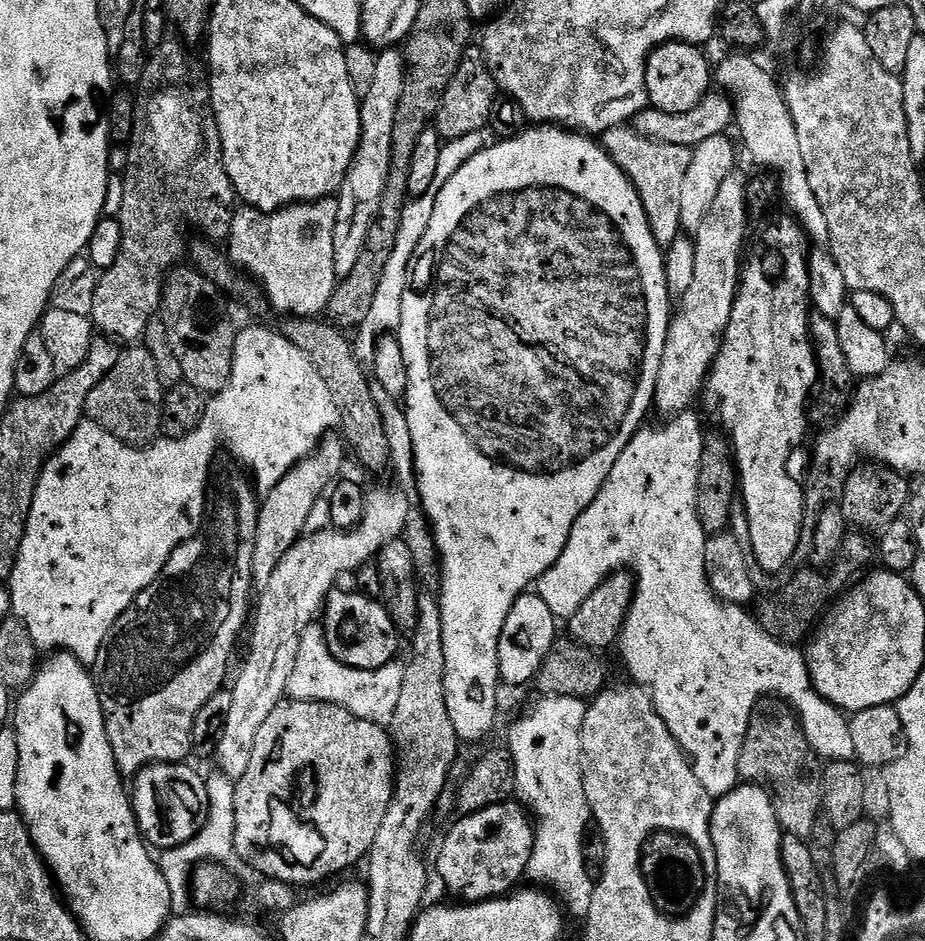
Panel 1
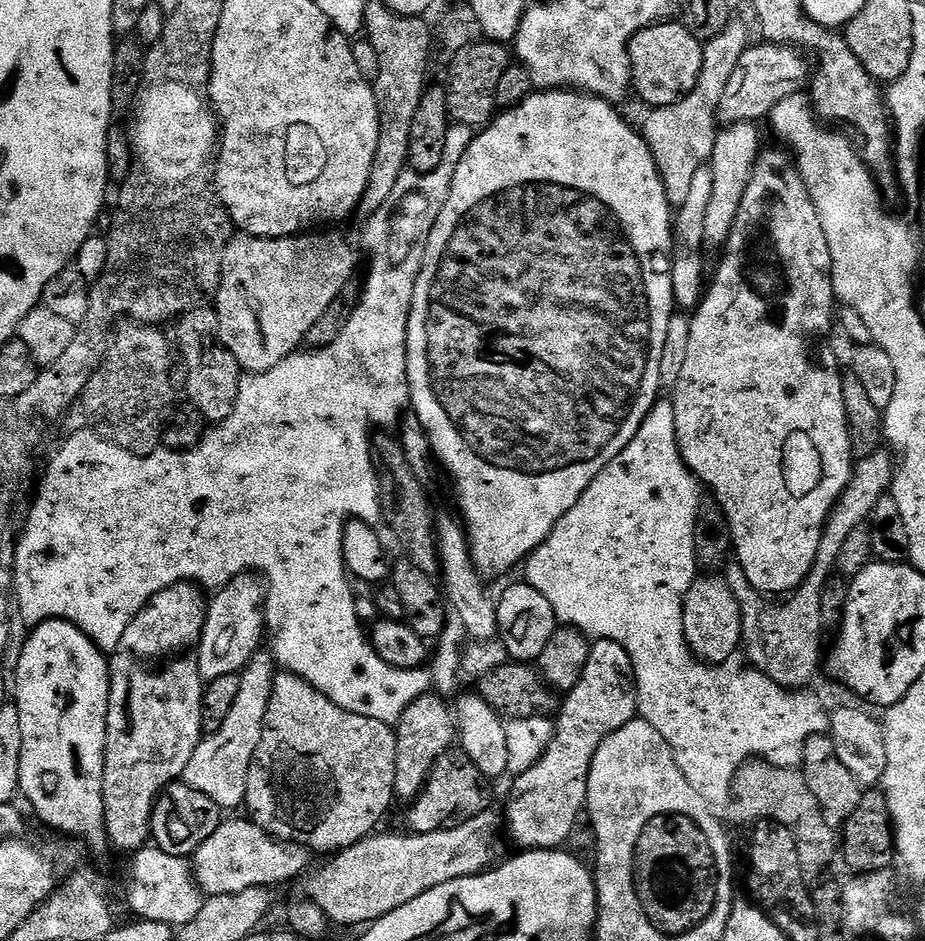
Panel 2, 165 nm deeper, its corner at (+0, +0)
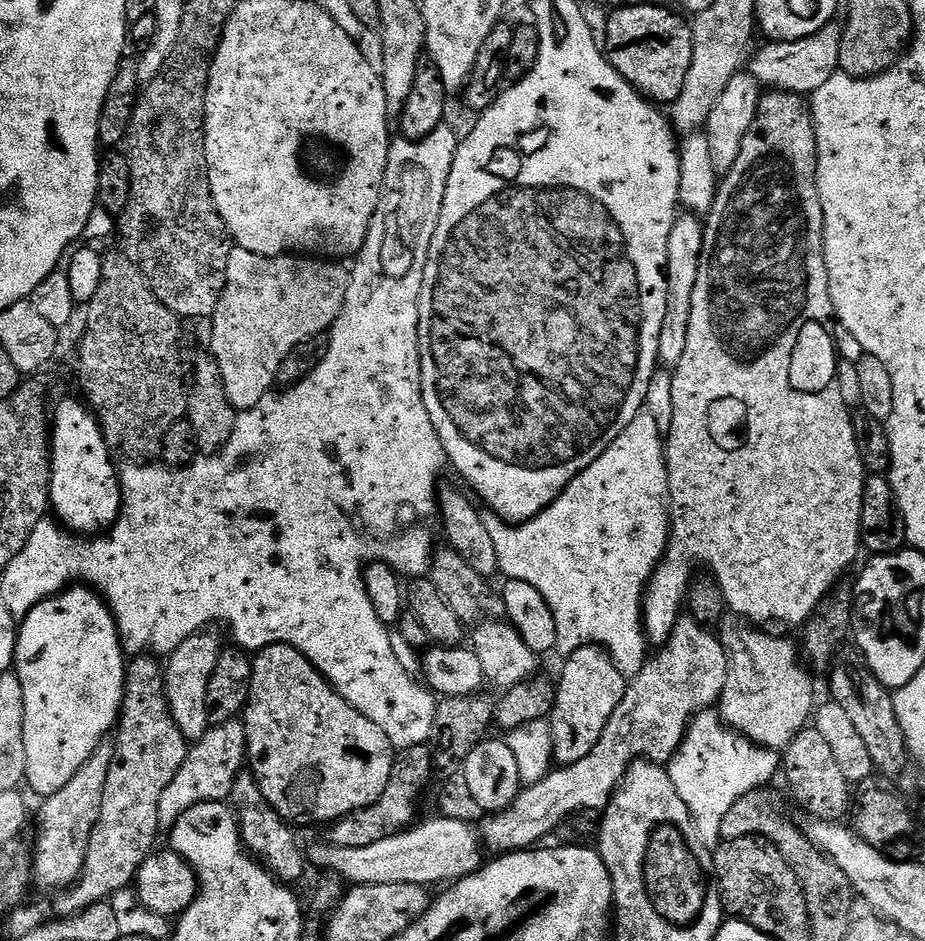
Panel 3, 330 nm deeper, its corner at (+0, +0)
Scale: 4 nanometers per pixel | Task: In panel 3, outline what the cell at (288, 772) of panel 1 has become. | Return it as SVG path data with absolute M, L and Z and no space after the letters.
M285 644L259 649L252 663L248 703L242 723L248 743L247 767L255 776L266 802L285 822L331 825L351 812L376 803L390 779L394 749L374 722L359 713L329 684L328 679L298 650Z

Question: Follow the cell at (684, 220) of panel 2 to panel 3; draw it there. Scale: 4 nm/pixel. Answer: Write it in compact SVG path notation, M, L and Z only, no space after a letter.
M689 212L679 215L671 228L670 238L667 239L667 308L658 344L659 363L668 368L674 368L685 354L694 285L698 280L703 245L704 229L701 219Z

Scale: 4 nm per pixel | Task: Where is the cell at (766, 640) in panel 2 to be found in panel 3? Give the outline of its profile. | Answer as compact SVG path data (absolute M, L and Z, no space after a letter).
M735 614L725 615L718 625L718 635L726 650L728 673L726 686L718 701L720 719L734 729L739 735L745 736L753 744L762 748L784 750L803 728L809 727L814 716L812 704L812 680L809 669L802 666L802 657L797 645L780 636L767 636L767 631L757 630L751 623L745 622Z

